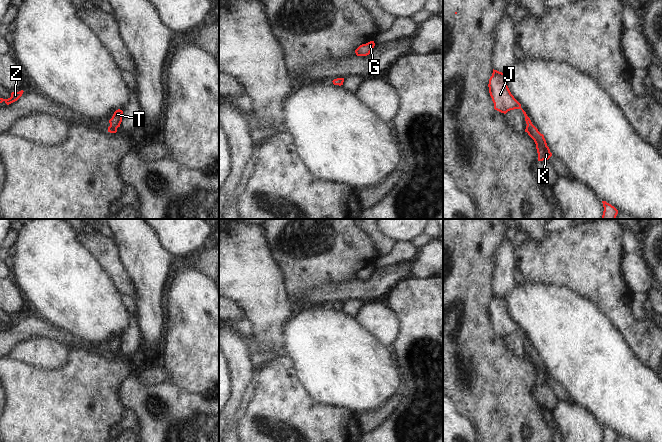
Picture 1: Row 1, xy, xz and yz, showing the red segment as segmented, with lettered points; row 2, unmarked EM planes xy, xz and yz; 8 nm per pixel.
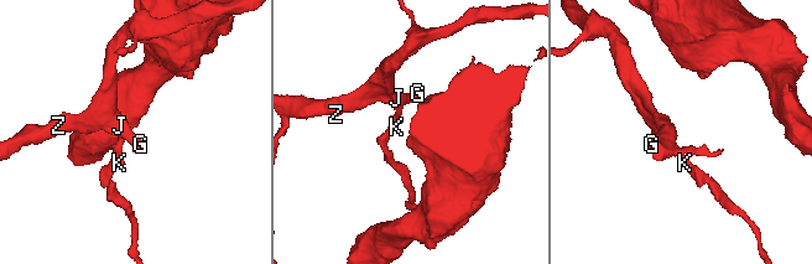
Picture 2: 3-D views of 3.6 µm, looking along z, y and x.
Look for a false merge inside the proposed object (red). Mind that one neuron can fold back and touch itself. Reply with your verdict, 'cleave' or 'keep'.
keep

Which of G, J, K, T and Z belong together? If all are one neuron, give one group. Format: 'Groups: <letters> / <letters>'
Groups: G J K T Z

